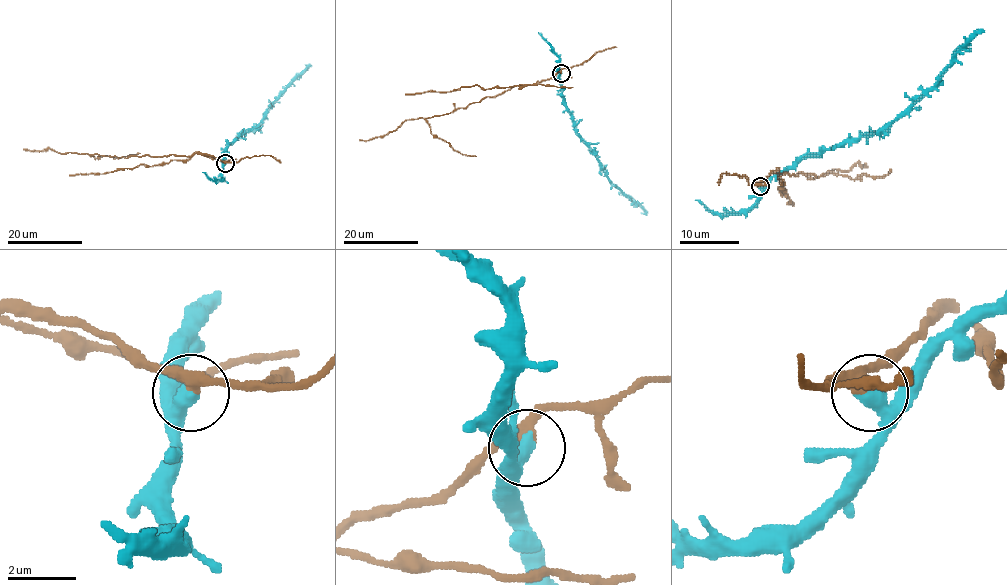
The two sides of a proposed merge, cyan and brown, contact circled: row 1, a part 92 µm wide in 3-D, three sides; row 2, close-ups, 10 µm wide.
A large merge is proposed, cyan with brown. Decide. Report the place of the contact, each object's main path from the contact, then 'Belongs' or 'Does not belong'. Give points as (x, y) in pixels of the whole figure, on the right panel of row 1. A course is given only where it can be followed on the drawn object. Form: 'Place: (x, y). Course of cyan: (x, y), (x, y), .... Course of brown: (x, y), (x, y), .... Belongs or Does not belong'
Place: (760, 186). Course of cyan: (760, 186), (807, 157), (879, 132), (903, 116), (979, 30). Course of brown: (760, 185), (778, 170), (779, 175), (785, 172), (814, 178), (866, 163). Does not belong

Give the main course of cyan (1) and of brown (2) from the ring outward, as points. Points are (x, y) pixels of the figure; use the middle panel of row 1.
1: (560, 73), (562, 98), (576, 135), (589, 149), (604, 175), (644, 211), (641, 212)
2: (560, 73), (534, 84), (514, 85), (494, 96), (486, 96), (438, 116), (404, 121), (385, 135), (359, 140)

